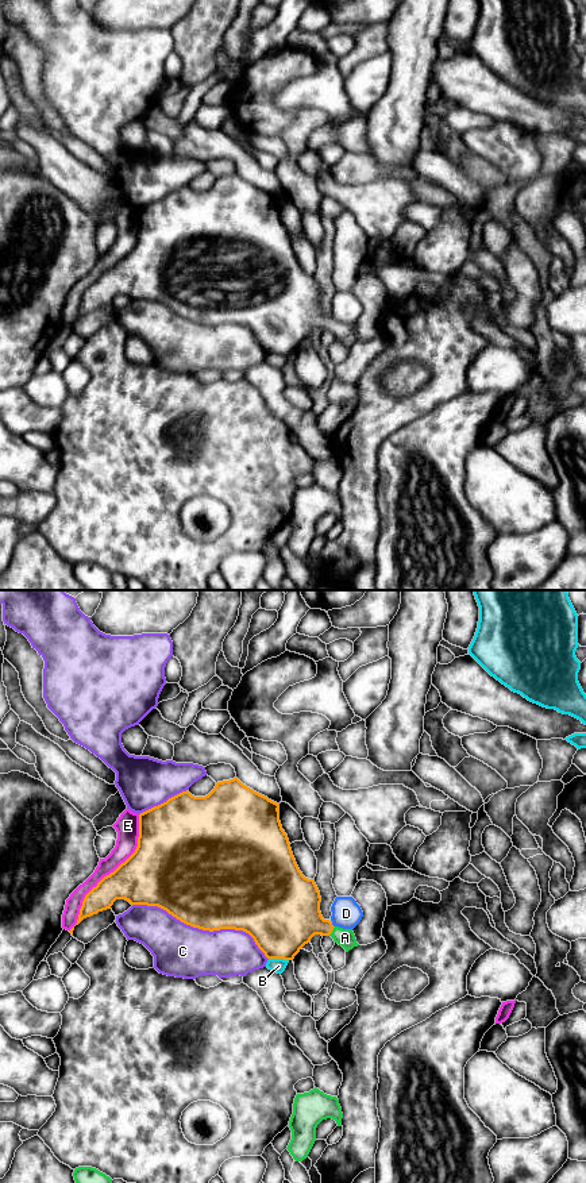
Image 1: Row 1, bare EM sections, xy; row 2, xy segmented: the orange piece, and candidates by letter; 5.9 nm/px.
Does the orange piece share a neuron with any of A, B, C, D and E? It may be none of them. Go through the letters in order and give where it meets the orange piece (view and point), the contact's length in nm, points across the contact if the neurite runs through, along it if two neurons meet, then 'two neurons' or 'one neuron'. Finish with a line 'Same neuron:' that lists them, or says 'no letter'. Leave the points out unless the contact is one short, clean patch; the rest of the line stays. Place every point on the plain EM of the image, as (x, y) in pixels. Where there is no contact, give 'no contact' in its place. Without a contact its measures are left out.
A: xy (332, 324) | 70 nm | across xy (293, 312), (332, 324), (344, 332) | one neuron
B: xy (278, 353) | 120 nm | two neurons
C: xy (203, 324) | 850 nm | two neurons
D: xy (331, 319) | 50 nm | along xy (331, 315), (334, 322) | two neurons
E: xy (111, 268) | 800 nm | two neurons
Same neuron: A

